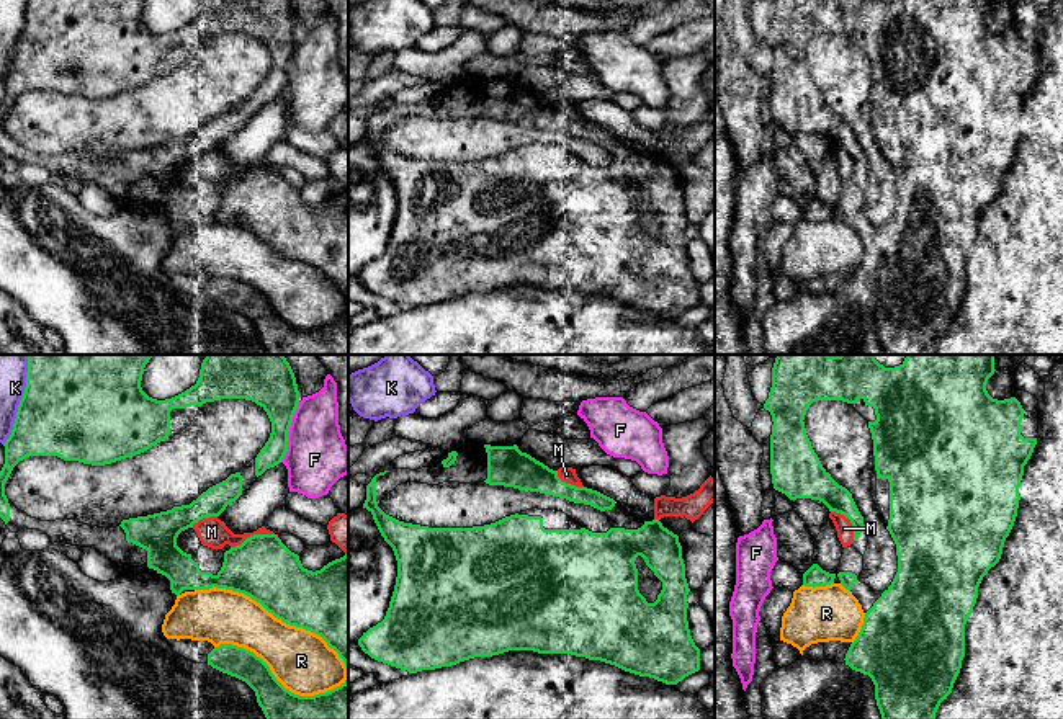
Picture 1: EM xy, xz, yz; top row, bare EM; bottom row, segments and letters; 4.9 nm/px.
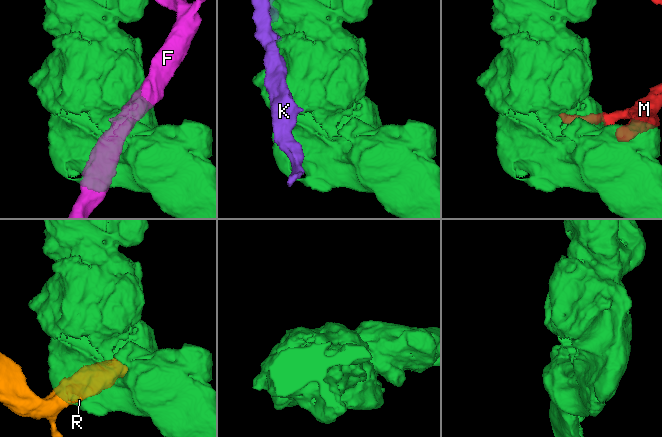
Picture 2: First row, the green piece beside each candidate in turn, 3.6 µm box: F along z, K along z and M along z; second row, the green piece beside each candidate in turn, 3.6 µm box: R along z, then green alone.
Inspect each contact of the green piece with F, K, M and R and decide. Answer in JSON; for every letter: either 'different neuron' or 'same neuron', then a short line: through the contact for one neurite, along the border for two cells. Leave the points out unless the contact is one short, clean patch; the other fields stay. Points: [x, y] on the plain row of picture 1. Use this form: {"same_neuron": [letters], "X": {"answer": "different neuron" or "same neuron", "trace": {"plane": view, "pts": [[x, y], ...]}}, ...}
{"same_neuron": [], "F": {"answer": "different neuron"}, "K": {"answer": "different neuron"}, "M": {"answer": "different neuron"}, "R": {"answer": "different neuron"}}

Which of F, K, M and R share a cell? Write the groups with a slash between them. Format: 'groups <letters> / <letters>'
groups F / K / M / R

